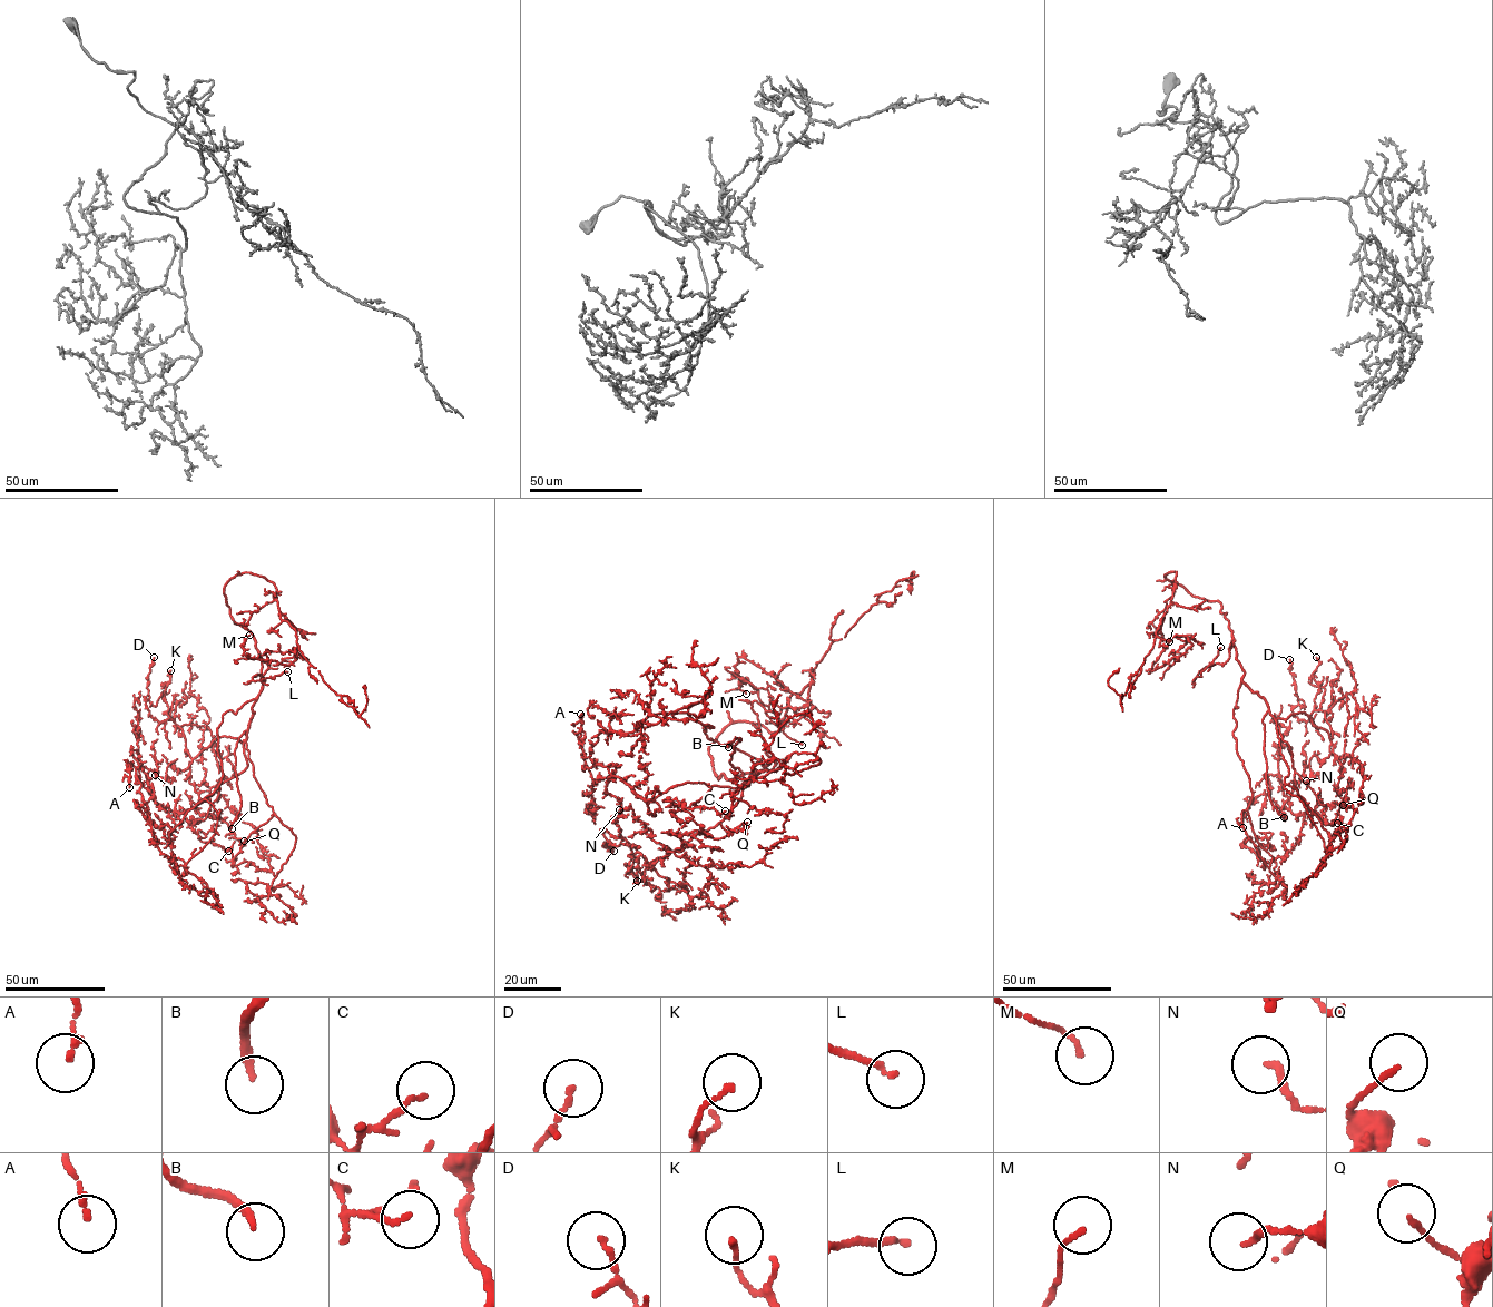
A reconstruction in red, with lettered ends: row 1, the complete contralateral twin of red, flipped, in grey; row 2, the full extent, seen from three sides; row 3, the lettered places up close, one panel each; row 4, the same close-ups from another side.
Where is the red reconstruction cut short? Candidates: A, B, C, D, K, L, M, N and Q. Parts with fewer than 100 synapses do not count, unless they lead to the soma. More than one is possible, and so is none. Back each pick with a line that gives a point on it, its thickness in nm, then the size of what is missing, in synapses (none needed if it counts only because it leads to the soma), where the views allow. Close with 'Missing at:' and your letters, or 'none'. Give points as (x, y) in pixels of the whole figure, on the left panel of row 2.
B: at (232, 828); 190 nm thick; about 650 synapses
Missing at: B

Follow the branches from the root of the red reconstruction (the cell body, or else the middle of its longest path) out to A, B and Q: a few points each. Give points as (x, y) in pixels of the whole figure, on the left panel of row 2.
A: (258, 651), (259, 695), (217, 728), (216, 789), (173, 829), (148, 817), (130, 763), (129, 787)
B: (258, 651), (264, 683), (253, 706), (254, 714), (235, 750), (241, 807), (232, 828)
Q: (258, 651), (264, 683), (246, 738), (243, 743), (215, 738), (189, 768), (198, 812), (219, 817), (244, 841)

